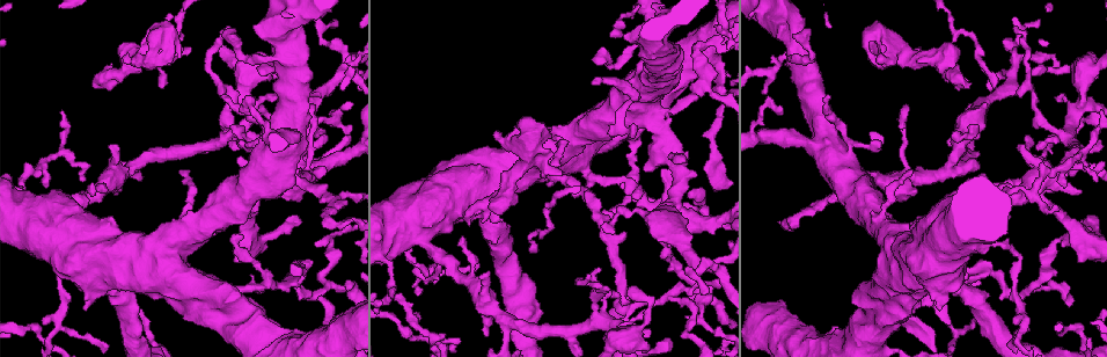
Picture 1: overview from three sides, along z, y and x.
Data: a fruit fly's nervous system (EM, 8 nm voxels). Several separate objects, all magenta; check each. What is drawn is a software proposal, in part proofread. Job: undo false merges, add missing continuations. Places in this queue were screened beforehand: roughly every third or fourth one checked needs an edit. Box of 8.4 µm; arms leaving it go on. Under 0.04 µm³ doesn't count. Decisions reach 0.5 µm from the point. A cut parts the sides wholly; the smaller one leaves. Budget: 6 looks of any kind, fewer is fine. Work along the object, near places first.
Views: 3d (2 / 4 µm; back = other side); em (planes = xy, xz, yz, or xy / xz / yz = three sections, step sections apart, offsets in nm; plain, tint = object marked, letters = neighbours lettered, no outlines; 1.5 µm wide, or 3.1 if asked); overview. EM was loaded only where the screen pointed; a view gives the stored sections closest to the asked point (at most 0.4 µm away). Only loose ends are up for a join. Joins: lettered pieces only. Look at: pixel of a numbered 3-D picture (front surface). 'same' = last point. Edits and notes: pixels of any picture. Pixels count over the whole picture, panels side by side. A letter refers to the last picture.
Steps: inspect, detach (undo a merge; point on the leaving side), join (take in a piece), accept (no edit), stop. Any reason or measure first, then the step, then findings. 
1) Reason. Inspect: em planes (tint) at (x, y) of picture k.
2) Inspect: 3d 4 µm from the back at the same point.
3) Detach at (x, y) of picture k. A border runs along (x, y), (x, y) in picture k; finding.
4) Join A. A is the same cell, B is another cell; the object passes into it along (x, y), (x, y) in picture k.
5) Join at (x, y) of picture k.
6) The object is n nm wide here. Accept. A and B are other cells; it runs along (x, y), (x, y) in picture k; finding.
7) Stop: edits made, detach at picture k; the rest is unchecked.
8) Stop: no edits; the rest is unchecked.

Free end. Inspect: em xz step 4 (letters) at (223, 32) of picture 1.

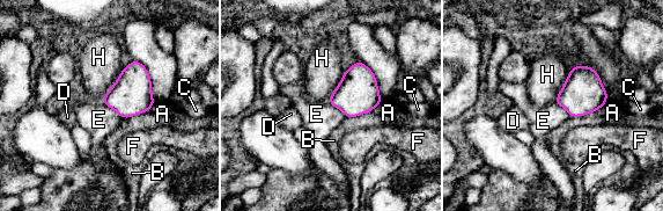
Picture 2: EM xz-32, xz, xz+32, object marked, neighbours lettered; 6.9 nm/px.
Another direction. Inspect: em planes (letters) at the same point.

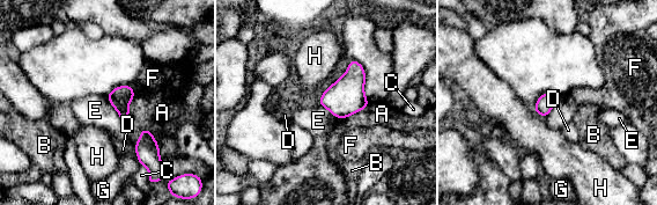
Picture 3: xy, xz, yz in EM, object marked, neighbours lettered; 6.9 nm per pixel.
Accept. A, B, C, D, E, F, G and H are other cells; a border runs along (105, 96), (123, 123) in picture 3; none of them fits.

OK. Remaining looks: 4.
Thin end. Inspect: em planes (letters) at (260, 134) of picture 1.

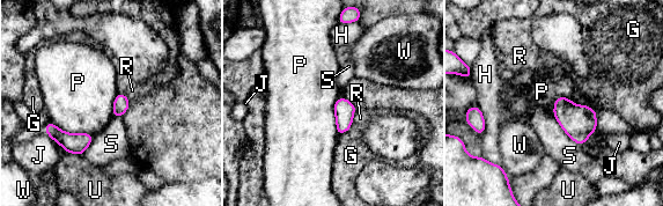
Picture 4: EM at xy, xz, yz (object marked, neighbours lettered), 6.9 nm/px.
The longest contact is with P, 320 nm. Accept. G, H, J, P, R, S, U and W are other cells; a border runs along (553, 101), (566, 96), (596, 112) in picture 4; no lettered piece goes on from it.

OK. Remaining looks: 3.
Sharp bend. Inspect: em planes (letters) at (391, 266) of picture 1.

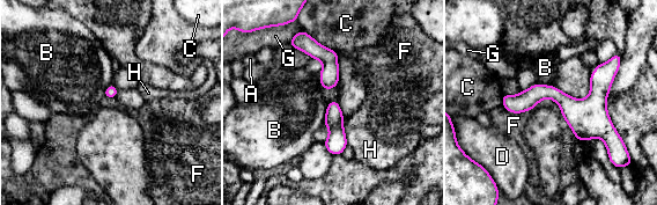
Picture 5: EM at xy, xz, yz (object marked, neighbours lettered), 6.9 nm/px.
Accept. A, B, C, D, F, G and H are other cells; it runs along (504, 97), (554, 93), (587, 109) in picture 5; one neuron here.

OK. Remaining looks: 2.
Stop: no edits; the rest is unchecked.

